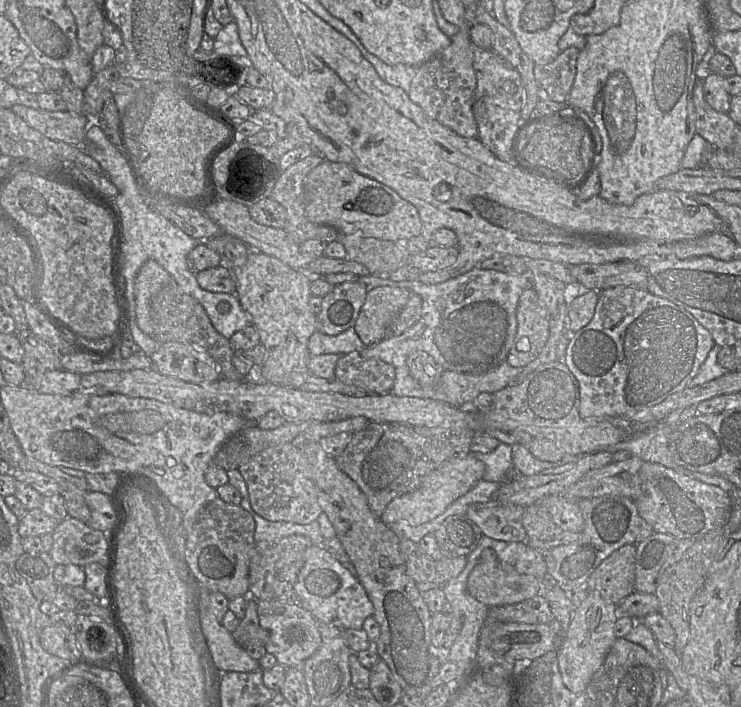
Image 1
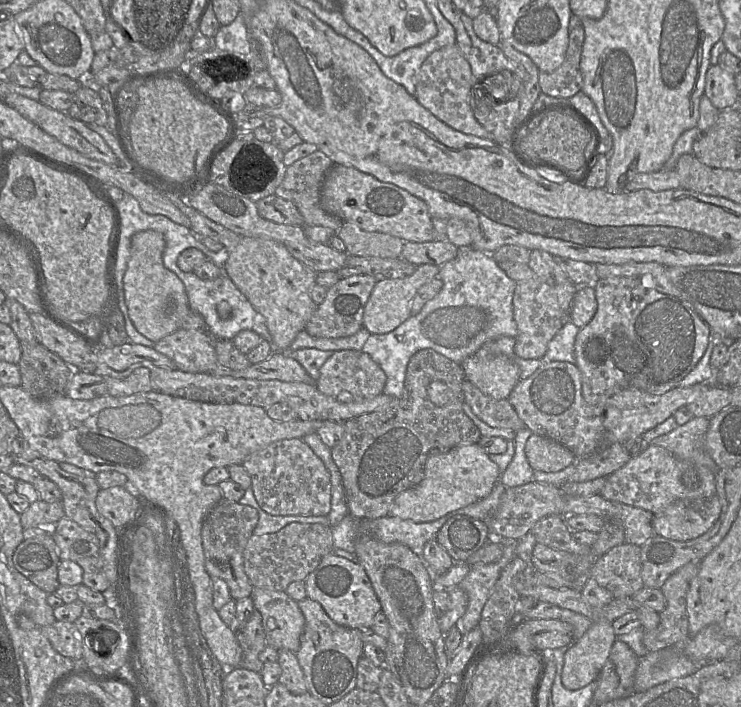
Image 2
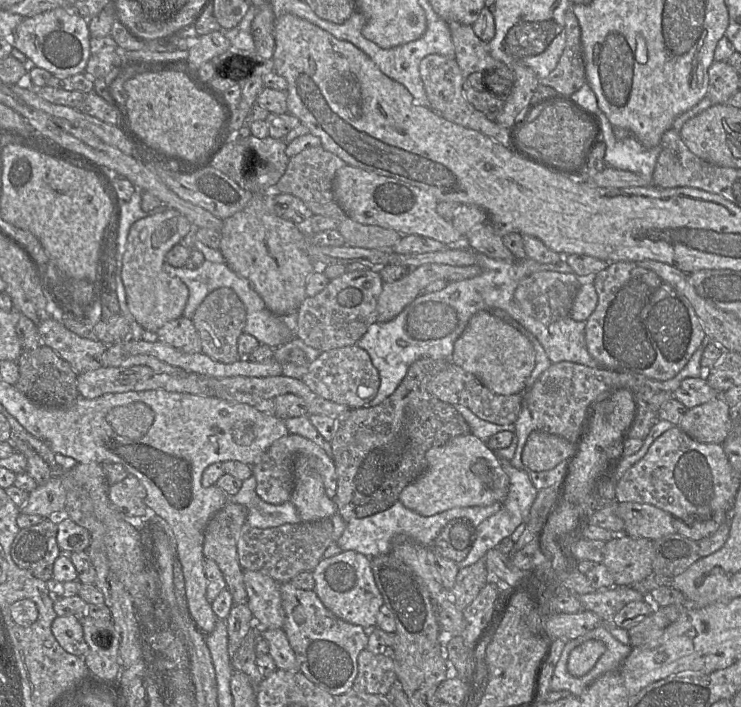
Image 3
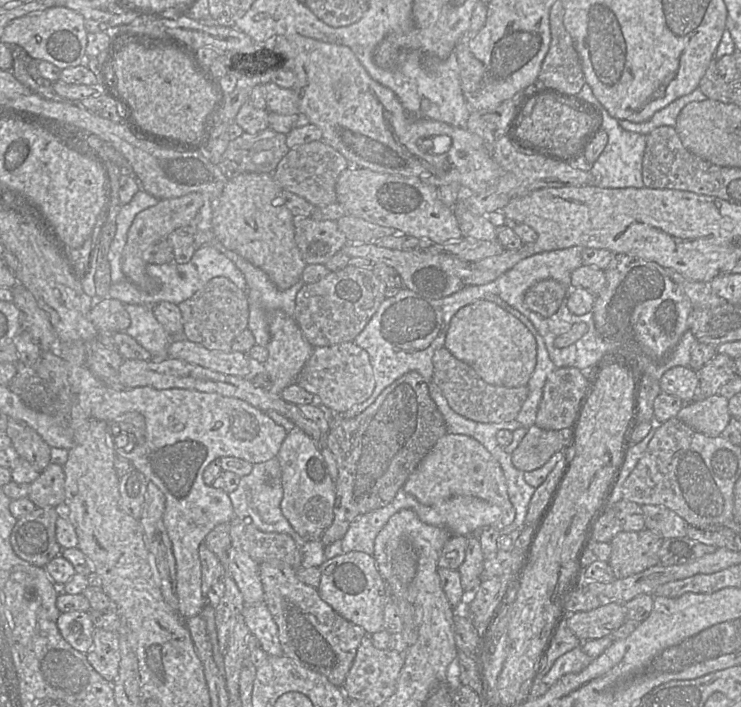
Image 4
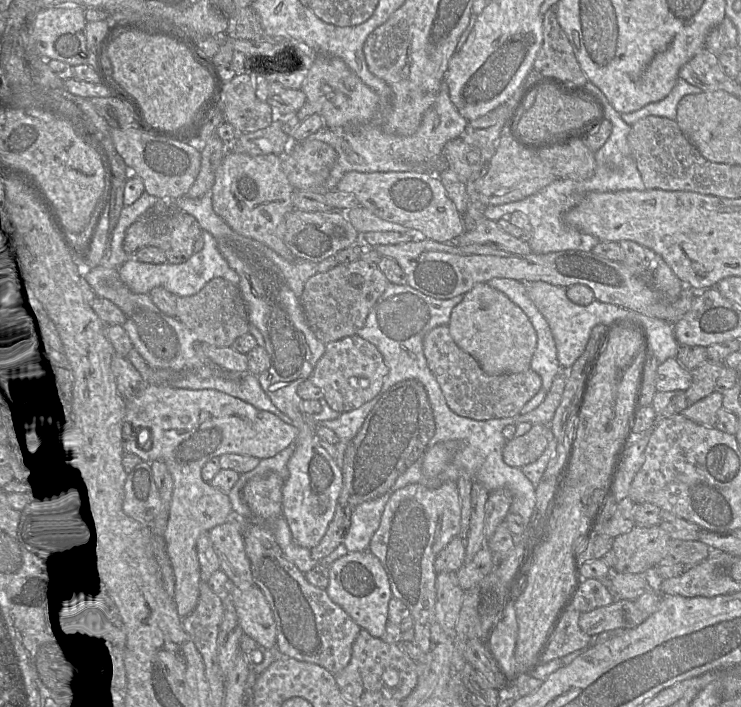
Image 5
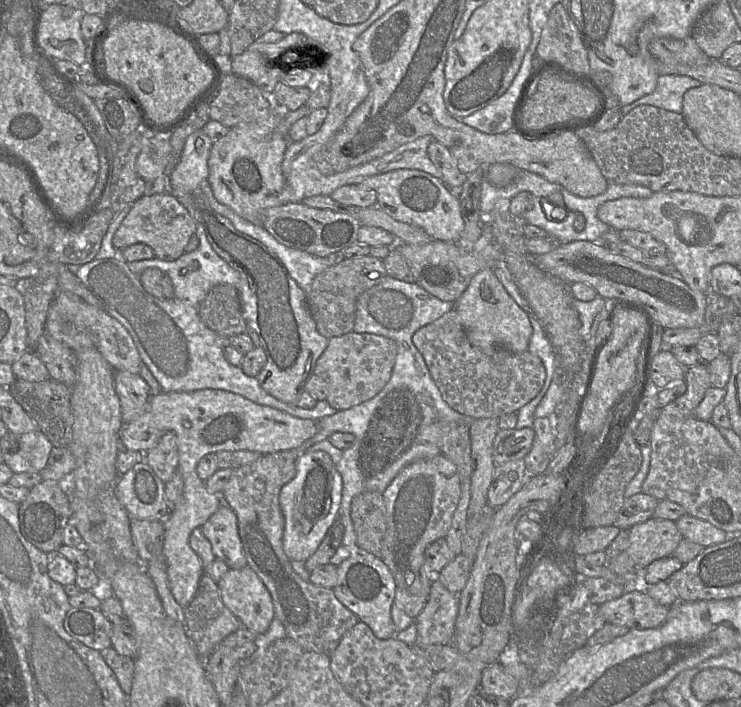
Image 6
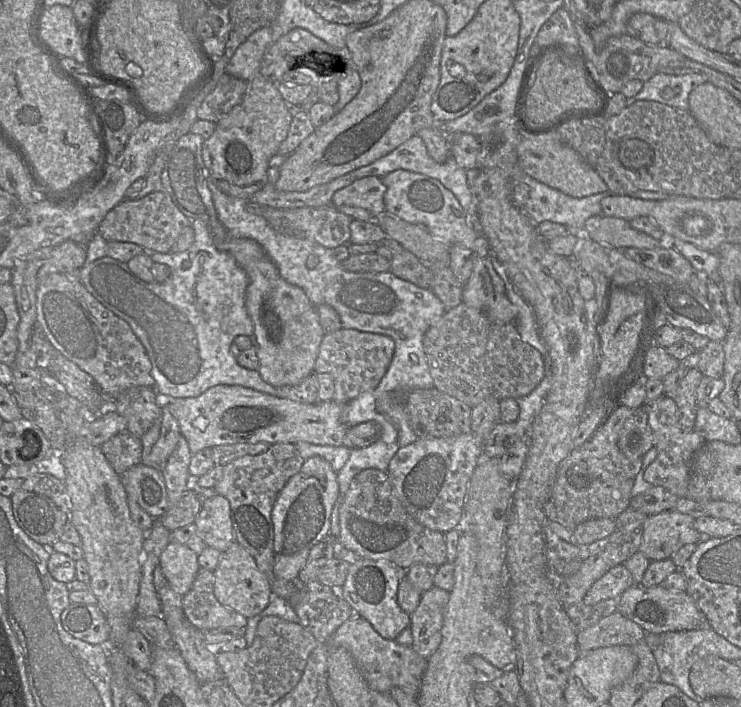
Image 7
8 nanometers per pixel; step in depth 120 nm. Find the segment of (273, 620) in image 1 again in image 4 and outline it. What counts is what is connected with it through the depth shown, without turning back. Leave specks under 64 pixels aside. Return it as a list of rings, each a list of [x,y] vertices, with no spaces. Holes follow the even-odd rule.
[[[230,546],[227,552],[229,570],[240,590],[244,603],[254,605],[264,601],[259,564],[246,552]]]

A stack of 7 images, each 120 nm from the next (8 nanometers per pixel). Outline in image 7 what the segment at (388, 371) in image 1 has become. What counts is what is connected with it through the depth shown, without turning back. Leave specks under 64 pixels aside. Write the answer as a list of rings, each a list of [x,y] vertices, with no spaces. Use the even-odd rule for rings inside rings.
[[[341,328],[324,335],[314,372],[332,376],[335,385],[332,400],[345,404],[380,383],[392,361],[394,351],[395,342],[387,335]]]

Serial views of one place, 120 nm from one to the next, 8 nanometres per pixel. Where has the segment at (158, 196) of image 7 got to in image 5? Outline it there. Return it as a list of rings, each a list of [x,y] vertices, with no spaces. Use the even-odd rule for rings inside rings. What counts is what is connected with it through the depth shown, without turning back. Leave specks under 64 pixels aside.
[[[172,210],[168,213],[147,211],[127,228],[123,249],[128,255],[133,256],[142,247],[155,246],[164,252],[168,263],[181,264],[195,254],[194,242],[201,235],[201,231],[196,218],[183,210]]]

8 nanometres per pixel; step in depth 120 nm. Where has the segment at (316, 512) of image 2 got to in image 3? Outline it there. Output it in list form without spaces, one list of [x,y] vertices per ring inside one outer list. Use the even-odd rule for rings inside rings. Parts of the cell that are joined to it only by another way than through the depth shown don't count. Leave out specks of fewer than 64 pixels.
[[[289,434],[275,441],[261,456],[260,460],[251,466],[252,473],[256,479],[256,493],[269,504],[283,504],[290,501],[294,488],[293,462],[298,454],[313,456],[317,462],[327,496],[334,500],[337,491],[337,472],[333,459],[311,440],[300,435]]]

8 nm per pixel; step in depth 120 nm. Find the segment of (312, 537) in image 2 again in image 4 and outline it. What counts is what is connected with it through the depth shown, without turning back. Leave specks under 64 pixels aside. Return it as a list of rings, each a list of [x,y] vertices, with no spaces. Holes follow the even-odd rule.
[[[249,517],[230,521],[230,538],[231,546],[246,552],[257,564],[280,560],[295,570],[302,567],[302,552],[291,536],[262,532]]]

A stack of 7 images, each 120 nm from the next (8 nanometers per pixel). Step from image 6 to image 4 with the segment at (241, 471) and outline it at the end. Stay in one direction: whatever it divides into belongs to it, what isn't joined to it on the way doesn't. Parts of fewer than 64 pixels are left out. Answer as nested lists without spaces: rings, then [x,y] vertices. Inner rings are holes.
[[[280,560],[259,564],[266,603],[277,627],[283,654],[300,665],[324,675],[342,688],[366,631],[339,615],[323,601],[318,589],[301,582],[296,570]]]

